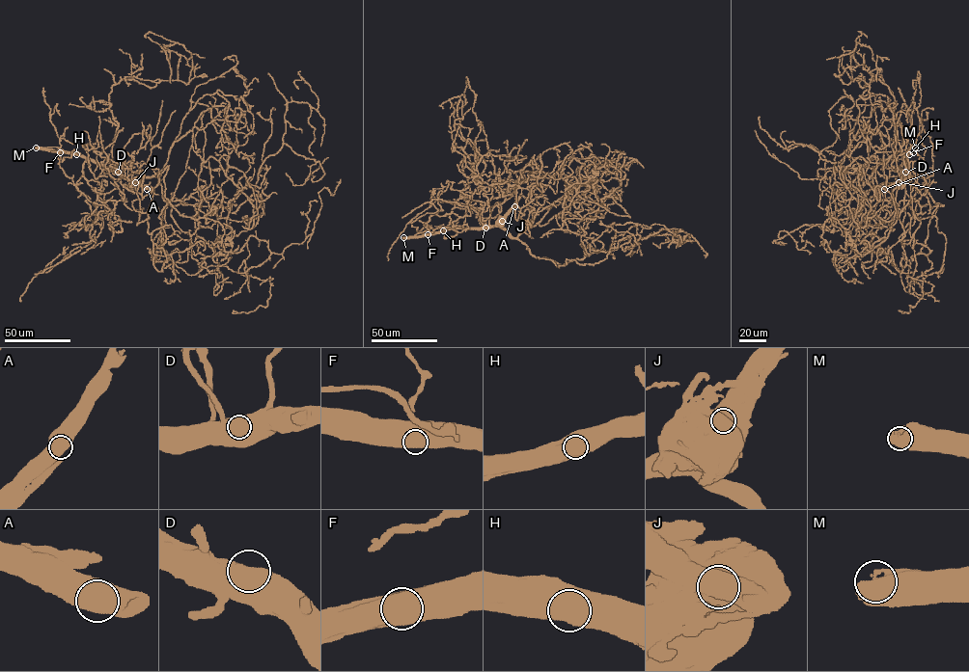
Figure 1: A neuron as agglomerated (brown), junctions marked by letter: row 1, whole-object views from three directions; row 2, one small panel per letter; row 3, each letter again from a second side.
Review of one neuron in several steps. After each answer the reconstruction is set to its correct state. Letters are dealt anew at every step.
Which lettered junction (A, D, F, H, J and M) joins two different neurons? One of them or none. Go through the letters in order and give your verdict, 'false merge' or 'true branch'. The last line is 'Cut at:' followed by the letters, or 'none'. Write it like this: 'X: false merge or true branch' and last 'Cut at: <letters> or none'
A: true branch
D: true branch
F: true branch
H: true branch
J: false merge
M: true branch
Cut at: J

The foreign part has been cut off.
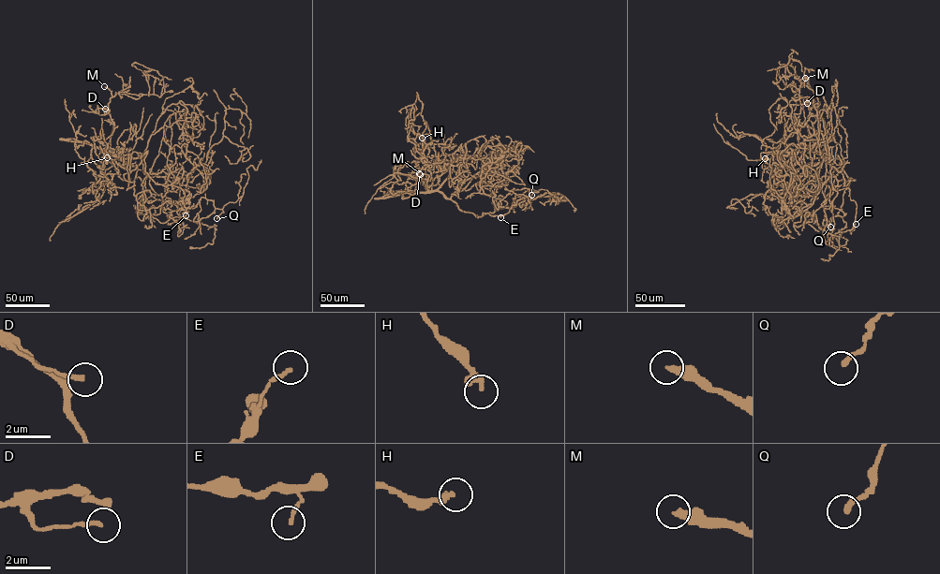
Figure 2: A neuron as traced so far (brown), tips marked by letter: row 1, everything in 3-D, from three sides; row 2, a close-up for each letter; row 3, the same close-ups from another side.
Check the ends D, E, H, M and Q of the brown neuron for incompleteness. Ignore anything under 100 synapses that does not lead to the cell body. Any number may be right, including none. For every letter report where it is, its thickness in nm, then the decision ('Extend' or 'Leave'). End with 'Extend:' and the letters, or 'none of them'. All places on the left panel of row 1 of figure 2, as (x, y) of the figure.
D: Place: (105, 109). Thickness 180 nm. Leave
E: Place: (186, 215). Thickness 160 nm. Leave
H: Place: (107, 157). Thickness 320 nm. Leave
M: Place: (104, 86). Thickness 380 nm. Extend
Q: Place: (216, 218). Thickness 240 nm. Leave
Extend: M

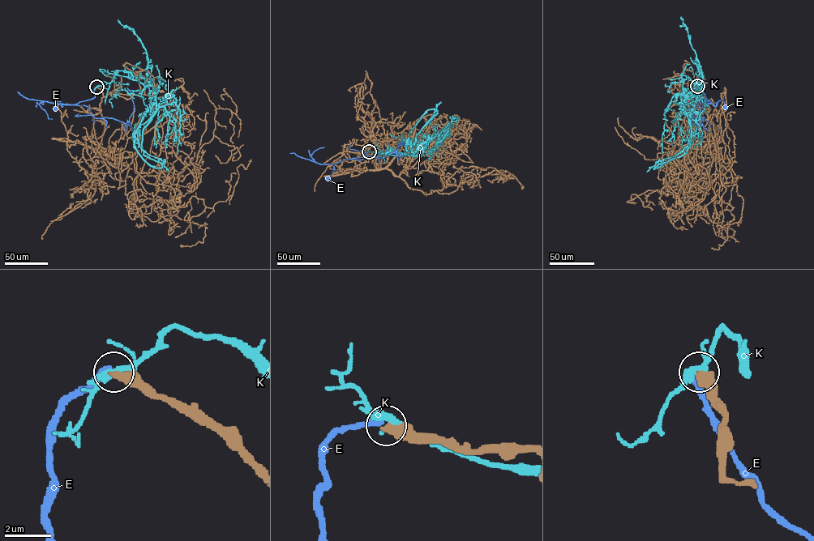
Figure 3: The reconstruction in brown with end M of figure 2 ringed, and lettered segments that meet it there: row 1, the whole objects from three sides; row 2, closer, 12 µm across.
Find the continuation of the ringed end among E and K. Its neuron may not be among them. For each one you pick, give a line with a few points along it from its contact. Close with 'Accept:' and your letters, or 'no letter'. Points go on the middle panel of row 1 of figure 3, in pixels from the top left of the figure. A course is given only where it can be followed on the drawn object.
Accept: no letter

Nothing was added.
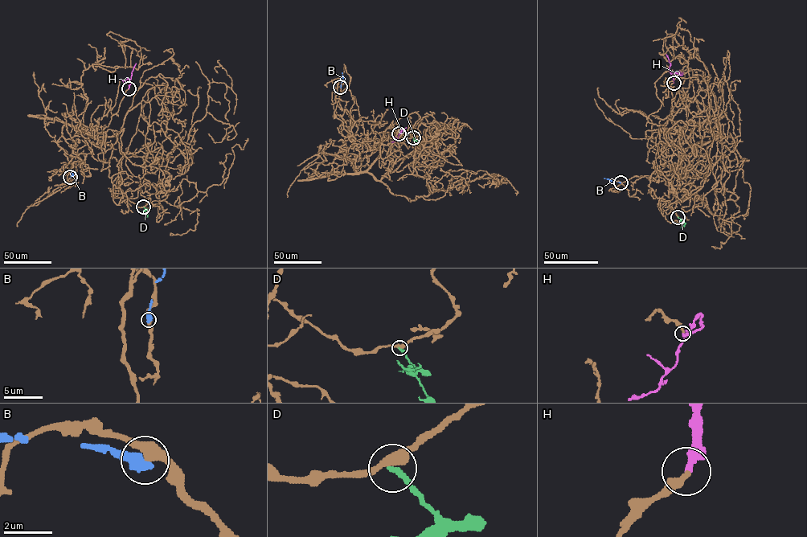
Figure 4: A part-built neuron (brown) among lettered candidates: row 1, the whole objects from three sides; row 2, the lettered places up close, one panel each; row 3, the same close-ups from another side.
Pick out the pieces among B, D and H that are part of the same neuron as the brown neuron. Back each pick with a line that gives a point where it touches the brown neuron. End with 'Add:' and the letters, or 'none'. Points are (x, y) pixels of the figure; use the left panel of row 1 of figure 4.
H: (129, 88)
Add: H

